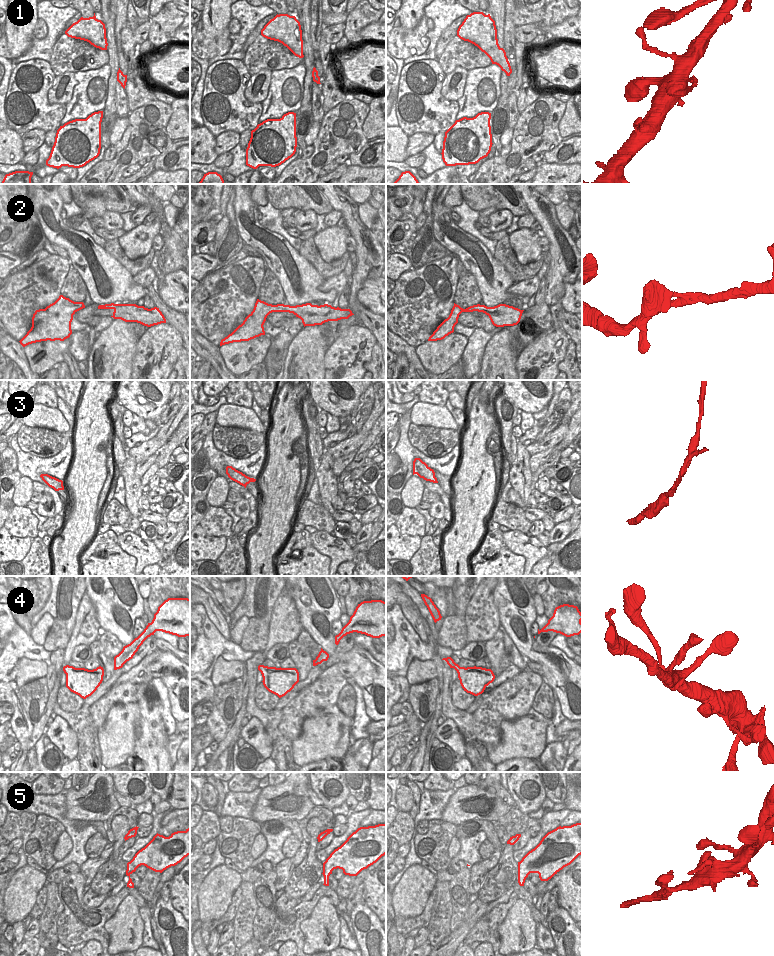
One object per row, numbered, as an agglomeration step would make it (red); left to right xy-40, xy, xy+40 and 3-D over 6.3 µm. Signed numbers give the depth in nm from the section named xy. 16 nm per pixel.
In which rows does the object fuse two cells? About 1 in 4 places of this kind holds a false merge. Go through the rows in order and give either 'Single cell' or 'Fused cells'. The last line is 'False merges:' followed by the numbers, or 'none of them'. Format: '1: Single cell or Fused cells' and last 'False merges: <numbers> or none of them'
1: Single cell
2: Single cell
3: Fused cells
4: Single cell
5: Single cell
False merges: 3

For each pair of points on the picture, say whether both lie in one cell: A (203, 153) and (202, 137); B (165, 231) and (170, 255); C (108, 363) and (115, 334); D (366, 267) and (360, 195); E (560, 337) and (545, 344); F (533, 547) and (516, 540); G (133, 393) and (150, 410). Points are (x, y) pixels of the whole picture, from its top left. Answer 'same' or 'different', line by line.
A: same
B: same
C: same
D: different
E: same
F: same
G: same

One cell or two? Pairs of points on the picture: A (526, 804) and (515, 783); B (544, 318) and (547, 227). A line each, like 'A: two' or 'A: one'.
A: one
B: one

